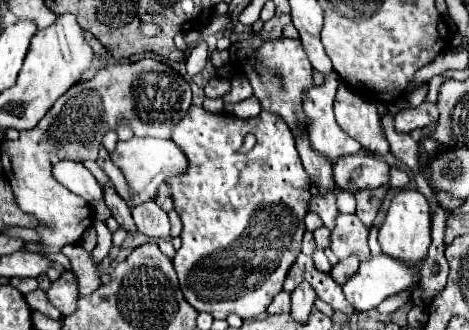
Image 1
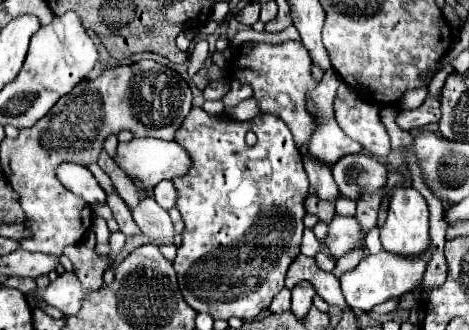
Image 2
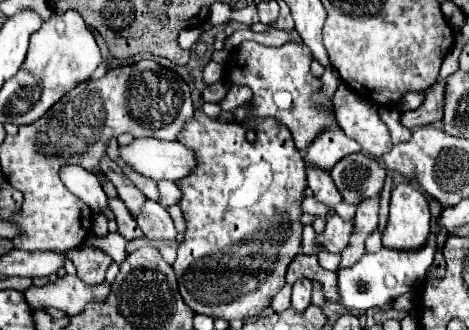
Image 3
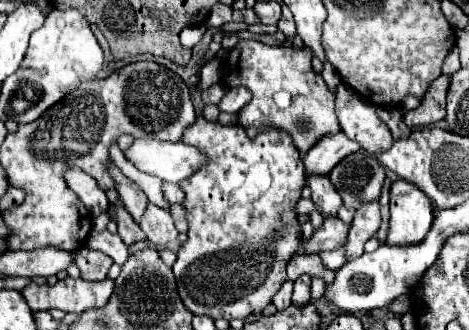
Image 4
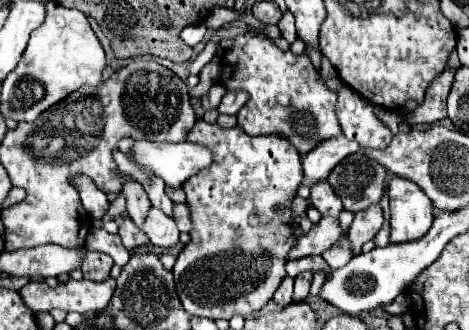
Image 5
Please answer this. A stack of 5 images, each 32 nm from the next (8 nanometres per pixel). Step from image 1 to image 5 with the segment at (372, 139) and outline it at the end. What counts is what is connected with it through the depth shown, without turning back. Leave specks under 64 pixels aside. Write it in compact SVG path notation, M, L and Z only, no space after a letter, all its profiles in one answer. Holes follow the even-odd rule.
M344 88L338 94L336 114L344 136L362 148L384 148L392 138L392 132L374 116L374 106L352 88Z

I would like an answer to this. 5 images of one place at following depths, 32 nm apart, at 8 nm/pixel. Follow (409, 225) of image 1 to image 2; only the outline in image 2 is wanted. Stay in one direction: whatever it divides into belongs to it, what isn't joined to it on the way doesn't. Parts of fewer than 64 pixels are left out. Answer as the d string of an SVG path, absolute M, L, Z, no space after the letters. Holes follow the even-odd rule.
M396 186L390 198L386 224L380 230L382 248L410 256L412 252L424 252L428 240L426 200L412 186Z

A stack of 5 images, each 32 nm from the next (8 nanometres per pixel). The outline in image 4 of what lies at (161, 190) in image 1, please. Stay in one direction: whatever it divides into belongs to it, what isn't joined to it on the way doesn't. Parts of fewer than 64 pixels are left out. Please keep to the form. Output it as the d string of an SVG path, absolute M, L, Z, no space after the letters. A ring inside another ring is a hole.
M164 182L164 186L162 186L162 192L164 192L164 196L166 196L166 200L170 202L170 204L176 204L176 202L184 202L184 192L176 186L176 184L168 184L168 182Z

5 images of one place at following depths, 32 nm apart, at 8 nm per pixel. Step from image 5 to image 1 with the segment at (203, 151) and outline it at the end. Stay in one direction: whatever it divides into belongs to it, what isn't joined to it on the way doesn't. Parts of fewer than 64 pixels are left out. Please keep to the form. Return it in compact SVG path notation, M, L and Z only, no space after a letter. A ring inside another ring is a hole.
M132 138L128 142L118 142L114 154L112 154L114 164L124 172L134 196L136 204L142 204L144 200L154 200L156 198L156 188L160 182L180 176L188 168L188 158L184 152L172 142L172 140L160 140L160 138Z

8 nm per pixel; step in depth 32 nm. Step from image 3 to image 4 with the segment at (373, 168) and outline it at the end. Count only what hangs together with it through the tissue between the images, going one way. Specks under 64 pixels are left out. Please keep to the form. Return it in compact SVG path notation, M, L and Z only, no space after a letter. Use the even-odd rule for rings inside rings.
M356 152L336 164L328 178L342 196L344 206L358 210L364 204L380 198L386 172L376 158L364 152Z

